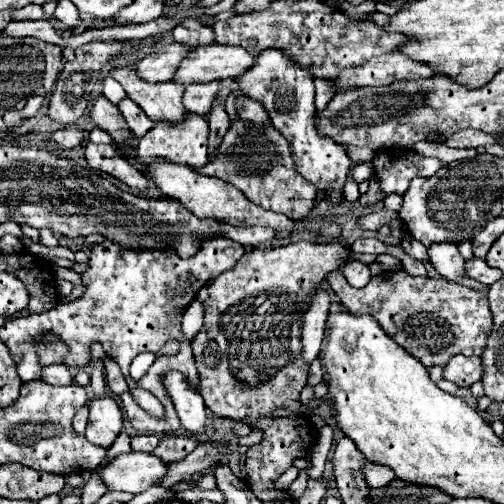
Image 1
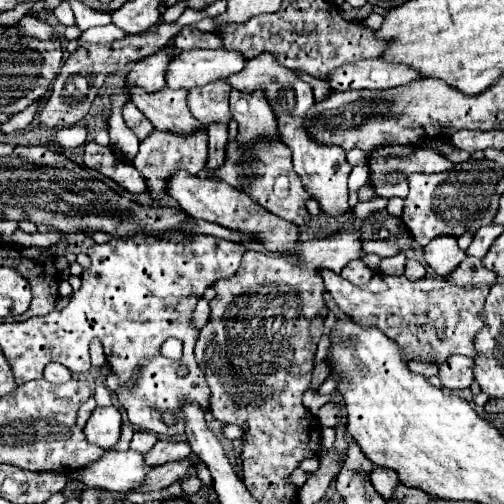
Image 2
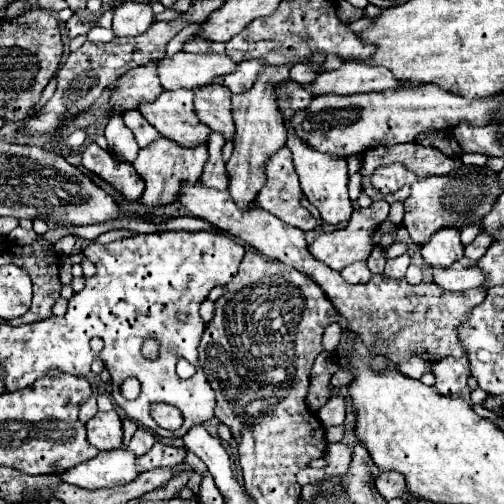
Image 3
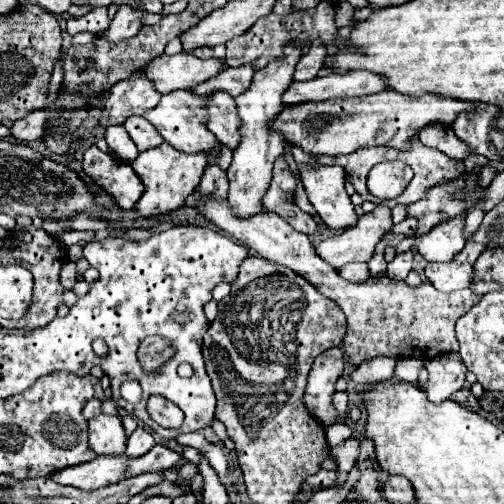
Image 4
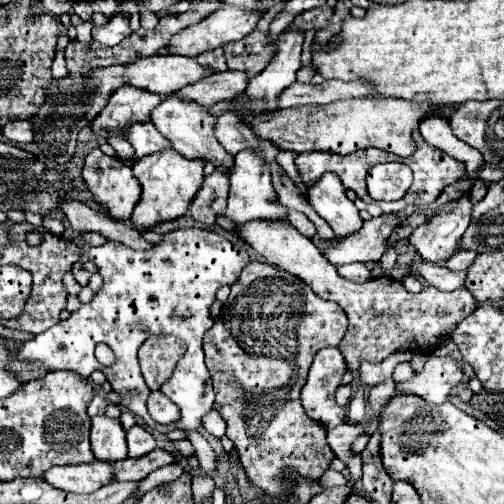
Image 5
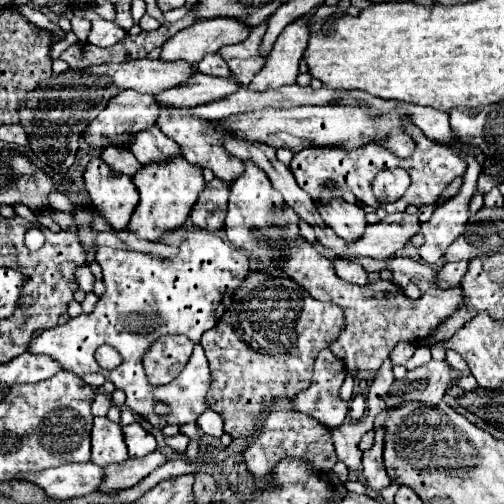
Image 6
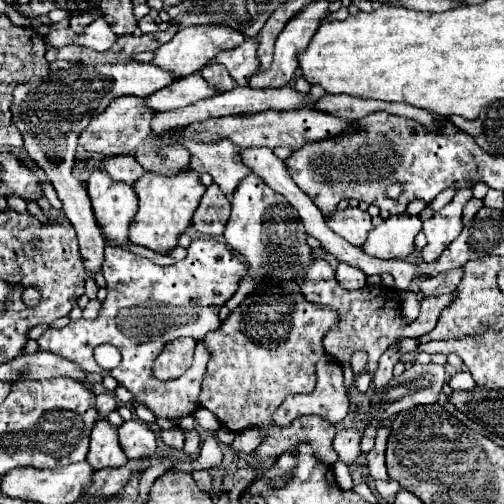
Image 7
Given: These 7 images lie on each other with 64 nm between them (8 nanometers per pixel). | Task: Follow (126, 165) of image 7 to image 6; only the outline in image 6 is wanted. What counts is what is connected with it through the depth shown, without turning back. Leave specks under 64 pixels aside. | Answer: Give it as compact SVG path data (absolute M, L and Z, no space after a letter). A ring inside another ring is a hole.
M108 146L102 150L102 160L114 170L114 172L122 172L128 174L130 178L142 168L142 164L138 162L136 157L128 150L128 148L116 148L116 146Z

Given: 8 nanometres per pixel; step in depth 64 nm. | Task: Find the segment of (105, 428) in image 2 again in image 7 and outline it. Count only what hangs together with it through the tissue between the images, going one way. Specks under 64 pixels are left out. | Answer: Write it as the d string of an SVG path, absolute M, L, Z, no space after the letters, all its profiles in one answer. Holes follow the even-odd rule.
M106 420L96 422L92 436L90 436L90 448L88 448L88 460L94 470L100 468L120 468L128 462L126 454L122 452L118 444L118 432L114 426L110 426Z

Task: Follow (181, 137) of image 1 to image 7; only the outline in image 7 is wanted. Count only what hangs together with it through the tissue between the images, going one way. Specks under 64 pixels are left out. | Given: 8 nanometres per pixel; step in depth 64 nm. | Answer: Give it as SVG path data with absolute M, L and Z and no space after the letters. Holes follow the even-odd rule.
M180 172L176 176L158 176L158 174L144 174L136 184L134 192L138 196L138 212L130 224L130 244L144 246L158 254L170 254L178 246L180 234L186 232L188 224L192 222L192 216L200 204L200 198L204 194L204 186L198 182L196 172Z

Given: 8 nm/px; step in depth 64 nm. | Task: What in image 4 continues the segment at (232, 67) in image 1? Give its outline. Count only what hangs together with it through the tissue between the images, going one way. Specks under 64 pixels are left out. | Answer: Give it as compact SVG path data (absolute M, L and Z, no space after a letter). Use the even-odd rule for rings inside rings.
M180 52L174 56L160 54L156 56L156 60L150 60L140 72L150 76L154 88L160 94L168 94L182 88L194 88L206 82L208 78L216 76L224 68L226 64L220 60L200 60L194 54Z

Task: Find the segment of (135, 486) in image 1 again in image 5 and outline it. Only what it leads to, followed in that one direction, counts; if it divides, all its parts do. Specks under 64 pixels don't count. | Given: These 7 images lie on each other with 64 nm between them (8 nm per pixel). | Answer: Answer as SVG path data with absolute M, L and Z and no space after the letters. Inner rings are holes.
M88 462L88 464L74 464L74 466L60 466L50 468L44 472L42 480L46 480L50 486L72 492L72 494L90 494L102 488L112 480L112 464L110 462Z

